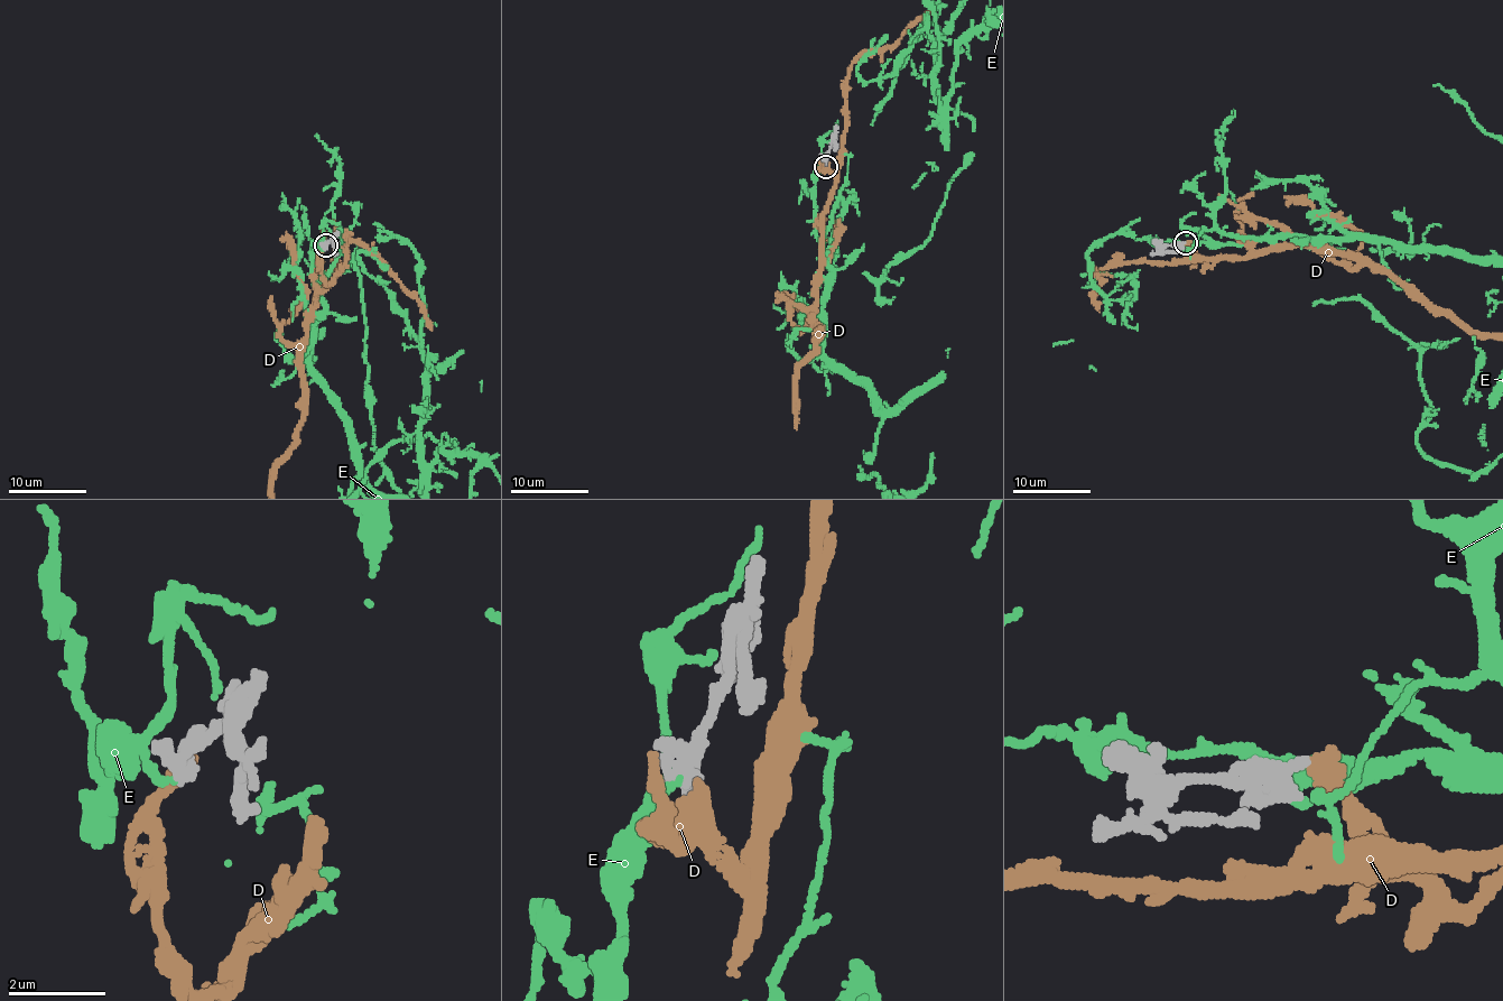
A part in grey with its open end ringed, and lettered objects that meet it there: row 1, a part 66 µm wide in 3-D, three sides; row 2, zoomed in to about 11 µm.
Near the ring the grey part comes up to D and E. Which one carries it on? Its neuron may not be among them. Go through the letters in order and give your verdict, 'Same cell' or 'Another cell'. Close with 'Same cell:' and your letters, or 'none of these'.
D: Same cell
E: Another cell
Same cell: D

